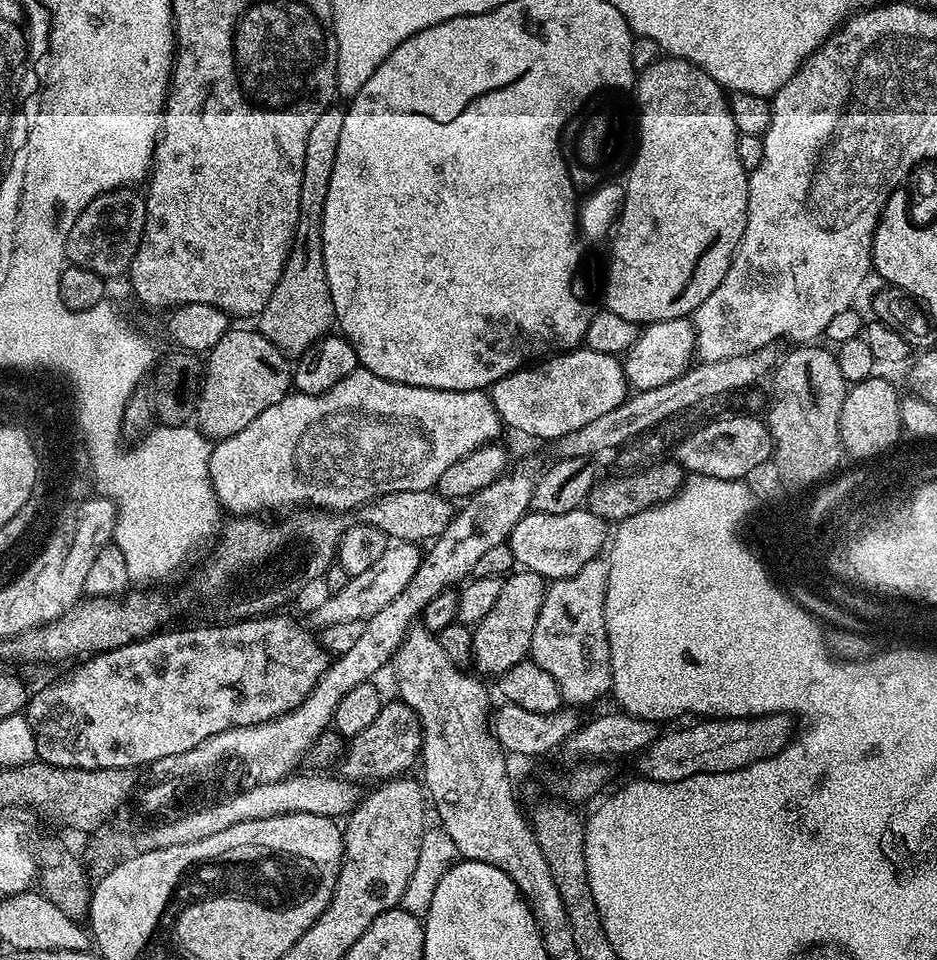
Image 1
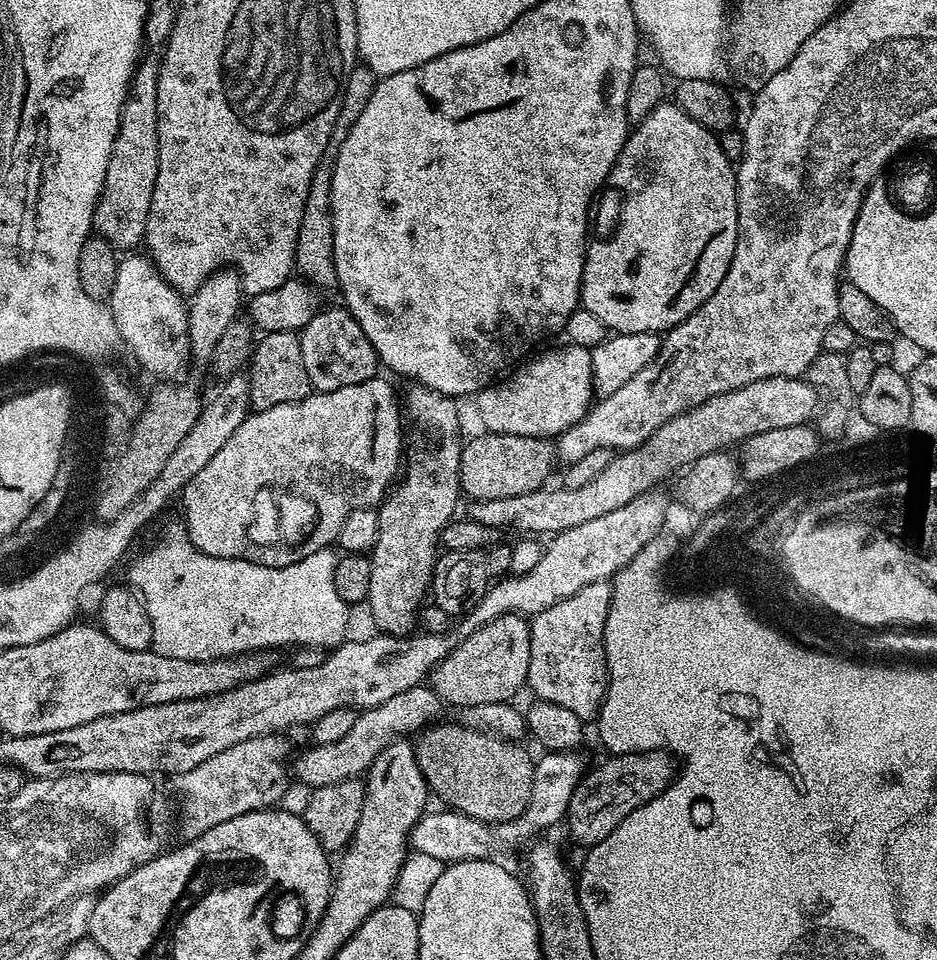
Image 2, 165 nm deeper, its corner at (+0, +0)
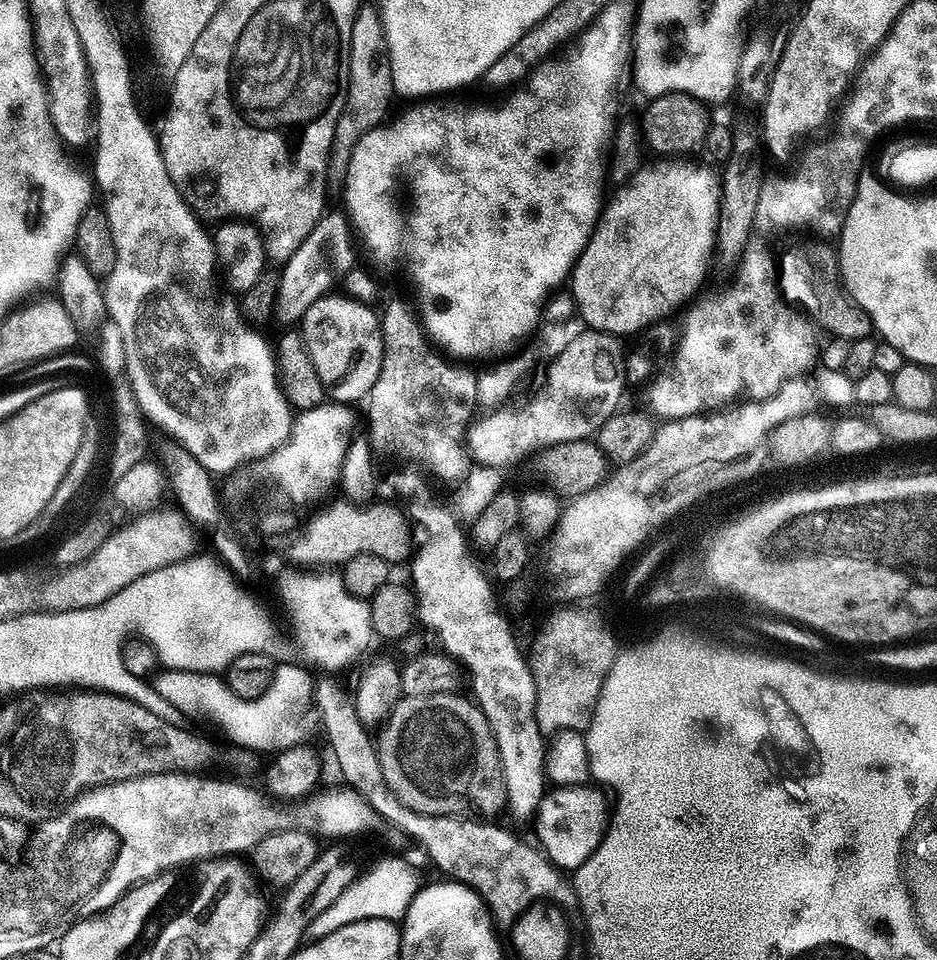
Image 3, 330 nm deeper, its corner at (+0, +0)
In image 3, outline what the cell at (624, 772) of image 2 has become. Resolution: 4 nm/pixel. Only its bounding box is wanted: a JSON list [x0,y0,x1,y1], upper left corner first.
[536,784,610,870]

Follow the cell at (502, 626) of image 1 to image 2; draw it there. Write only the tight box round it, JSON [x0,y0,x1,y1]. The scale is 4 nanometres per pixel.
[430,612,530,710]

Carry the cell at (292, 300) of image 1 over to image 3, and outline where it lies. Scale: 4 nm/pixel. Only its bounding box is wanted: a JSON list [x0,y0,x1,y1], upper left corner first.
[326,3,394,193]

